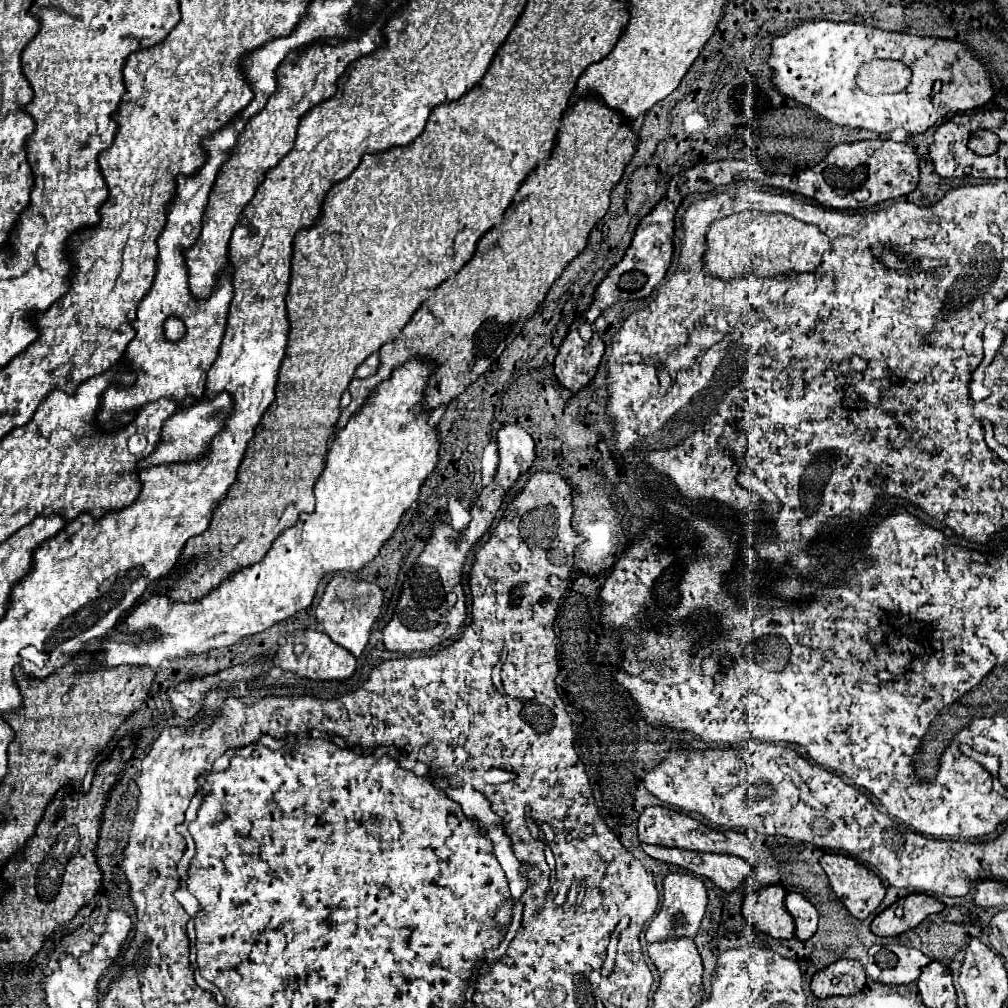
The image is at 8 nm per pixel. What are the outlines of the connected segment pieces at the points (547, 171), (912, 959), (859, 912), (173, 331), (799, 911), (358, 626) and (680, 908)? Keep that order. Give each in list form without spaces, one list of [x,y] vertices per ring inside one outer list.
[[[592,94],[582,96],[564,112],[558,142],[552,150],[552,156],[548,158],[548,164],[538,166],[524,180],[518,190],[518,196],[506,210],[502,224],[492,228],[488,236],[478,242],[472,260],[466,262],[458,274],[450,276],[434,290],[434,294],[414,312],[410,322],[404,326],[404,334],[400,334],[400,338],[380,348],[382,364],[378,372],[370,378],[350,382],[348,390],[352,394],[352,402],[348,408],[342,410],[336,424],[338,428],[348,424],[354,412],[358,412],[360,406],[366,402],[366,396],[370,396],[370,392],[382,380],[386,380],[394,368],[402,366],[414,356],[432,358],[438,366],[426,388],[426,408],[430,410],[454,400],[458,394],[464,392],[468,384],[472,384],[480,374],[484,374],[492,366],[492,362],[496,362],[504,348],[510,346],[514,338],[522,332],[526,320],[536,314],[550,286],[560,278],[564,268],[586,248],[594,224],[608,212],[610,192],[620,182],[620,176],[636,154],[636,146],[640,142],[640,136],[638,132],[634,132],[634,126],[620,118],[620,112],[614,112]]]
[[[888,944],[886,946],[890,952],[894,952],[898,956],[898,964],[892,968],[892,970],[882,970],[878,968],[878,964],[874,962],[874,956],[876,952],[880,950],[880,946],[872,946],[870,948],[870,958],[868,958],[868,964],[864,966],[866,968],[866,974],[874,980],[874,982],[880,982],[880,984],[888,984],[888,986],[900,986],[900,984],[910,984],[914,980],[918,980],[922,968],[926,964],[930,964],[930,958],[924,956],[920,950],[916,948],[906,948],[906,946],[900,946],[900,944]]]
[[[824,854],[820,866],[828,874],[834,894],[854,918],[864,920],[880,906],[886,888],[868,866],[844,854]]]
[[[168,318],[166,324],[164,324],[164,334],[166,334],[166,340],[176,342],[184,336],[184,324],[178,322],[176,318]]]
[[[790,892],[786,896],[786,908],[792,914],[794,924],[796,924],[794,936],[798,940],[802,940],[802,942],[812,938],[814,932],[816,932],[816,926],[818,926],[818,912],[816,912],[816,908],[804,896],[800,896],[796,892]]]
[[[334,576],[326,586],[326,592],[316,608],[316,620],[336,644],[352,652],[352,656],[360,658],[360,654],[368,644],[372,626],[380,618],[380,610],[382,610],[382,590],[376,584],[346,576]]]
[[[668,874],[664,878],[662,908],[650,922],[650,928],[646,930],[646,940],[652,944],[652,942],[664,942],[670,938],[694,938],[704,918],[706,904],[708,904],[708,894],[700,878],[692,874]]]

